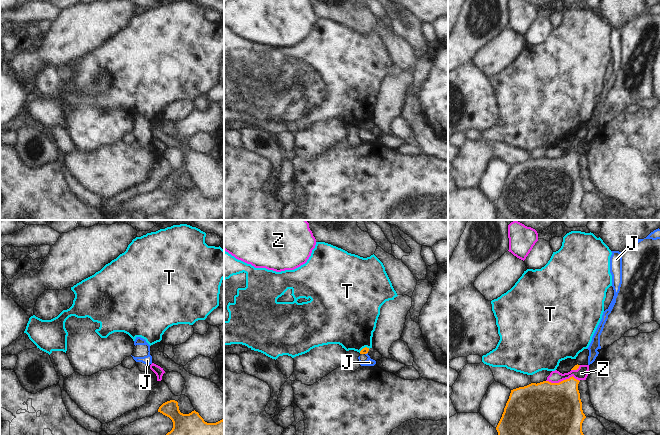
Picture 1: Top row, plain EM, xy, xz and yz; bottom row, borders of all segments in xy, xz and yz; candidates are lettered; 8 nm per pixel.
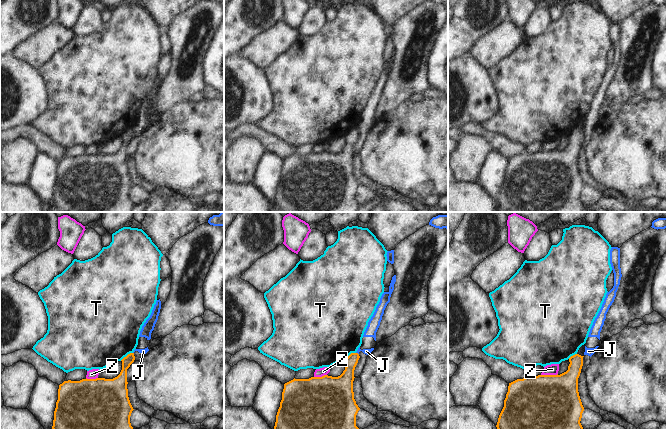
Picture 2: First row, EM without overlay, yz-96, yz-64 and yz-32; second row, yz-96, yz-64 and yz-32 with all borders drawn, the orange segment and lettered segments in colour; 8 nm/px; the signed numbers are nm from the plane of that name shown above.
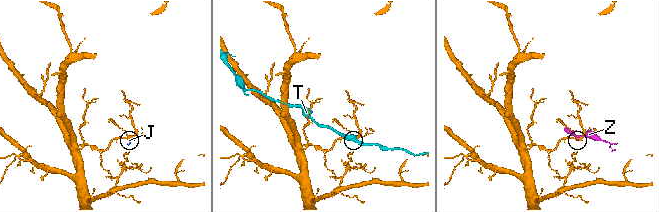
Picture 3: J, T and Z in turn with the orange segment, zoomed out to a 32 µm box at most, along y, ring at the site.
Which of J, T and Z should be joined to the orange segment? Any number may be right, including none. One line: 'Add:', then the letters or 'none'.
Add: none

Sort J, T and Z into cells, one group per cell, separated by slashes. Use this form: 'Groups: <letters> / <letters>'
Groups: J / T / Z

